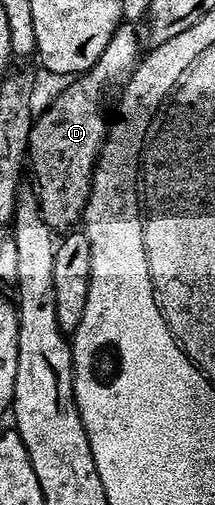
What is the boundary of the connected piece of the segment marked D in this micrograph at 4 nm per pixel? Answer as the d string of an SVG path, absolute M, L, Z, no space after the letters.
M121 24L110 43L106 43L106 51L102 51L98 63L87 73L69 80L69 85L53 99L52 106L33 120L26 161L36 180L34 188L40 201L40 213L53 231L67 230L81 220L92 190L96 158L110 128L109 118L104 118L104 92L112 84L123 86L132 76L142 56L140 41L142 45L141 34L140 37L136 34L134 26Z

